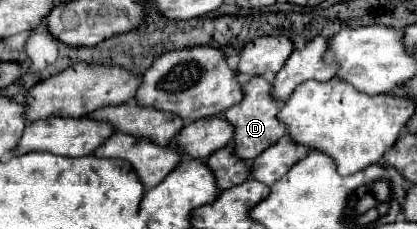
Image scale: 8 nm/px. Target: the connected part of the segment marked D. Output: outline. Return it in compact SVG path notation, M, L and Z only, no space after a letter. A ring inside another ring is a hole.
M261 75L245 81L243 93L245 93L243 101L239 105L227 109L223 117L229 123L233 123L233 127L235 127L235 137L233 137L235 153L241 159L255 159L257 155L261 155L267 147L271 147L277 139L281 139L285 135L285 127L281 127L281 123L277 123L277 107L281 107L281 103L277 99L273 99L269 79L265 79Z

